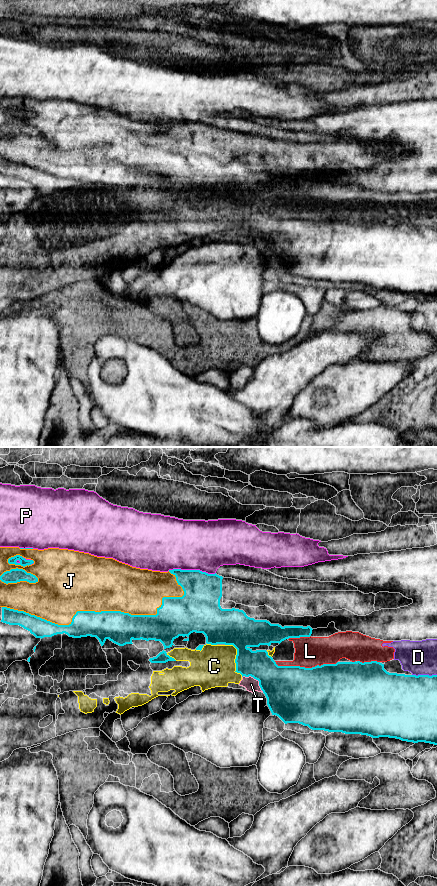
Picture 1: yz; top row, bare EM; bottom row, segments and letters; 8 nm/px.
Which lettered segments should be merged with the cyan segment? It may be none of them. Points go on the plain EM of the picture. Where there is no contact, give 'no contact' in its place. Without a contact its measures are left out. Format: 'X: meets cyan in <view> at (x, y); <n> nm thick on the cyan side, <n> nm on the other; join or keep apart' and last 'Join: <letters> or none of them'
C: meets cyan in yz at (236, 210); 280 nm thick on the cyan side, 340 nm on the other; keep apart
D: meets cyan in yz at (424, 227); 440 nm thick on the cyan side, 280 nm on the other; keep apart
J: meets cyan in yz at (96, 164); 260 nm thick on the cyan side, 440 nm on the other; keep apart
L: meets cyan in yz at (306, 220); 480 nm thick on the cyan side, 240 nm on the other; keep apart
P: meets cyan in yz at (192, 122); 300 nm thick on the cyan side, 400 nm on the other; keep apart
T: meets cyan in yz at (256, 231); 360 nm thick on the cyan side, 110 nm on the other; keep apart
Join: none of them

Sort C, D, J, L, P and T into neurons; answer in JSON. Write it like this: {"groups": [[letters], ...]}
{"groups": [["C", "D", "L", "T"], ["J"], ["P"]]}

